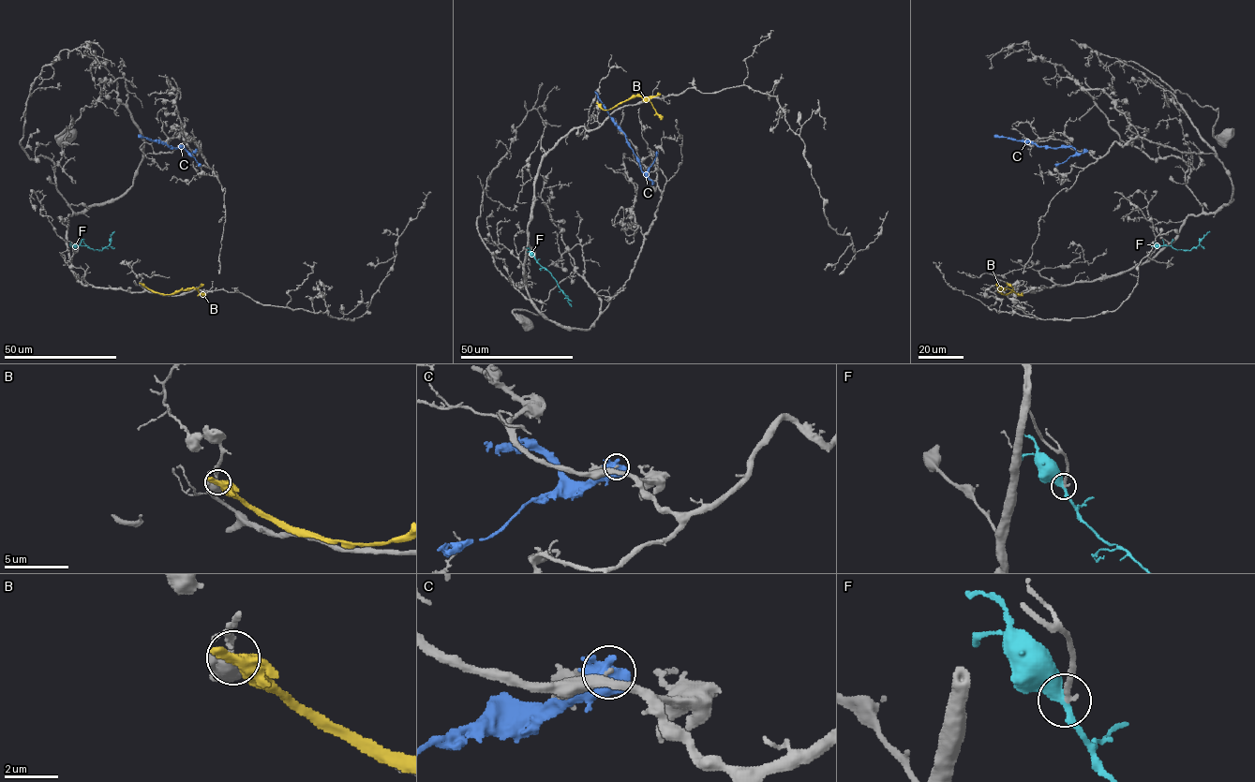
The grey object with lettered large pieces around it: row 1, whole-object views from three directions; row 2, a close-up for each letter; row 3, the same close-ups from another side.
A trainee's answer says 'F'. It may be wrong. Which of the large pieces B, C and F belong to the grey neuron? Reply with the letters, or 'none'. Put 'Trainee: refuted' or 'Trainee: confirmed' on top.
Trainee: confirmed
F

